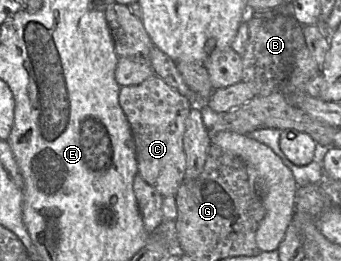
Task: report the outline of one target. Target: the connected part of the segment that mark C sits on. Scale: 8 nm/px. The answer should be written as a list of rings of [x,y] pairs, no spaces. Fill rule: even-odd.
[[[156,74],[140,84],[121,87],[119,104],[131,126],[138,174],[162,196],[175,196],[185,178],[183,136],[193,104]]]

